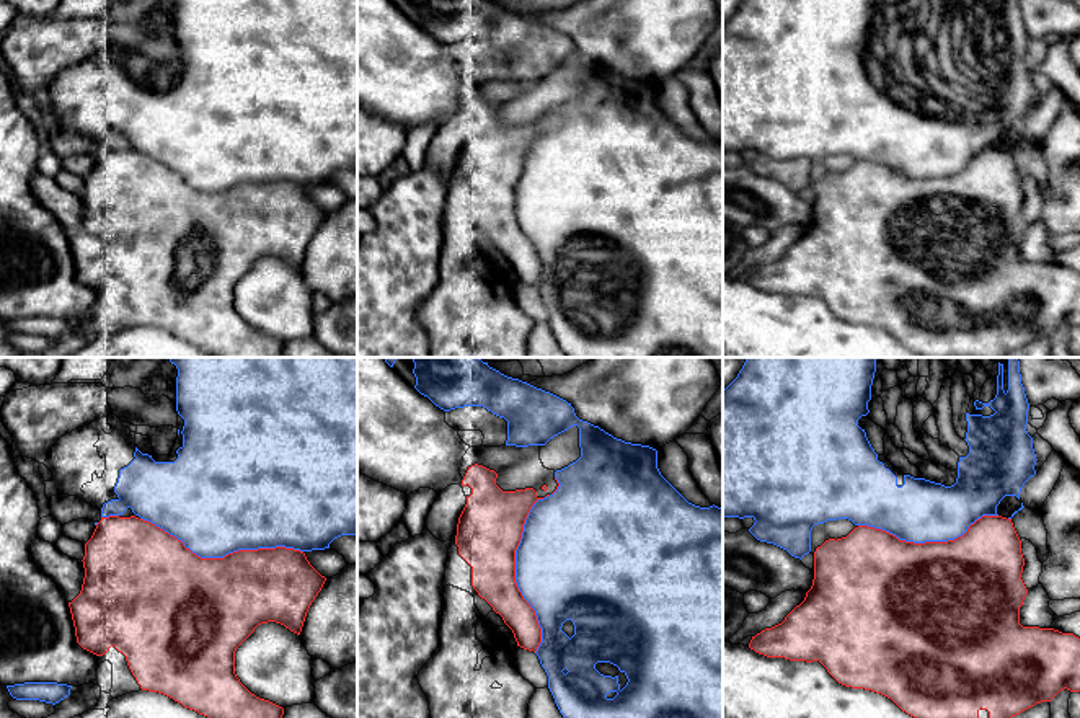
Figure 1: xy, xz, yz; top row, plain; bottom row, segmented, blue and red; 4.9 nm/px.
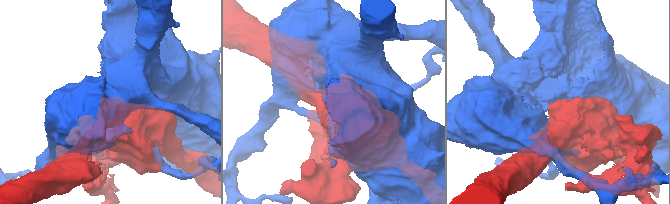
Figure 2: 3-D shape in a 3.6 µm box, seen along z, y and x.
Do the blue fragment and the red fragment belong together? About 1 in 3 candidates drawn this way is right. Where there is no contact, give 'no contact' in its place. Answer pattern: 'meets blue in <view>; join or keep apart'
meets blue in xz; join

